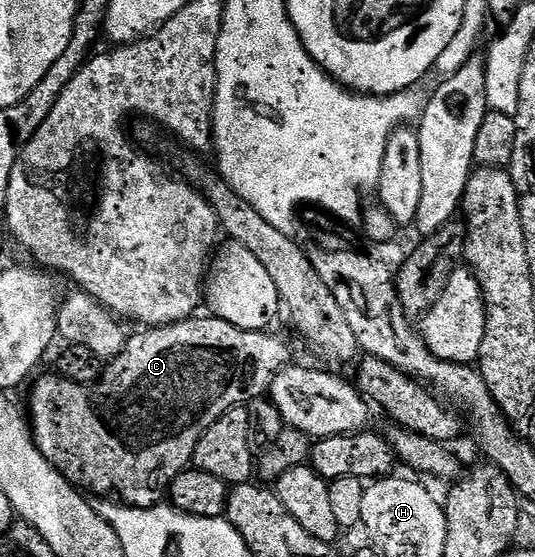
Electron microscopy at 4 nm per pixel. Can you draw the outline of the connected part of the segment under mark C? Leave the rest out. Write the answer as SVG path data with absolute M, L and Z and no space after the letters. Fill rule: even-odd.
M192 316L185 322L175 322L171 326L147 328L142 332L135 332L139 334L133 336L131 334L126 339L120 354L106 363L105 368L107 368L107 371L104 374L102 371L101 377L94 388L91 386L78 386L75 382L67 382L58 376L43 378L32 388L31 420L29 418L29 422L33 427L34 445L43 454L47 463L55 467L70 485L76 488L91 486L93 493L112 494L115 497L112 499L137 510L150 510L158 507L158 502L162 498L164 501L165 491L174 478L192 465L195 449L203 433L221 416L225 416L225 412L229 412L235 406L247 406L251 404L254 398L259 398L262 394L264 397L268 393L273 379L278 374L283 373L292 361L291 352L286 344L277 338L270 338L270 333L258 330L241 330L214 316L199 317Z

